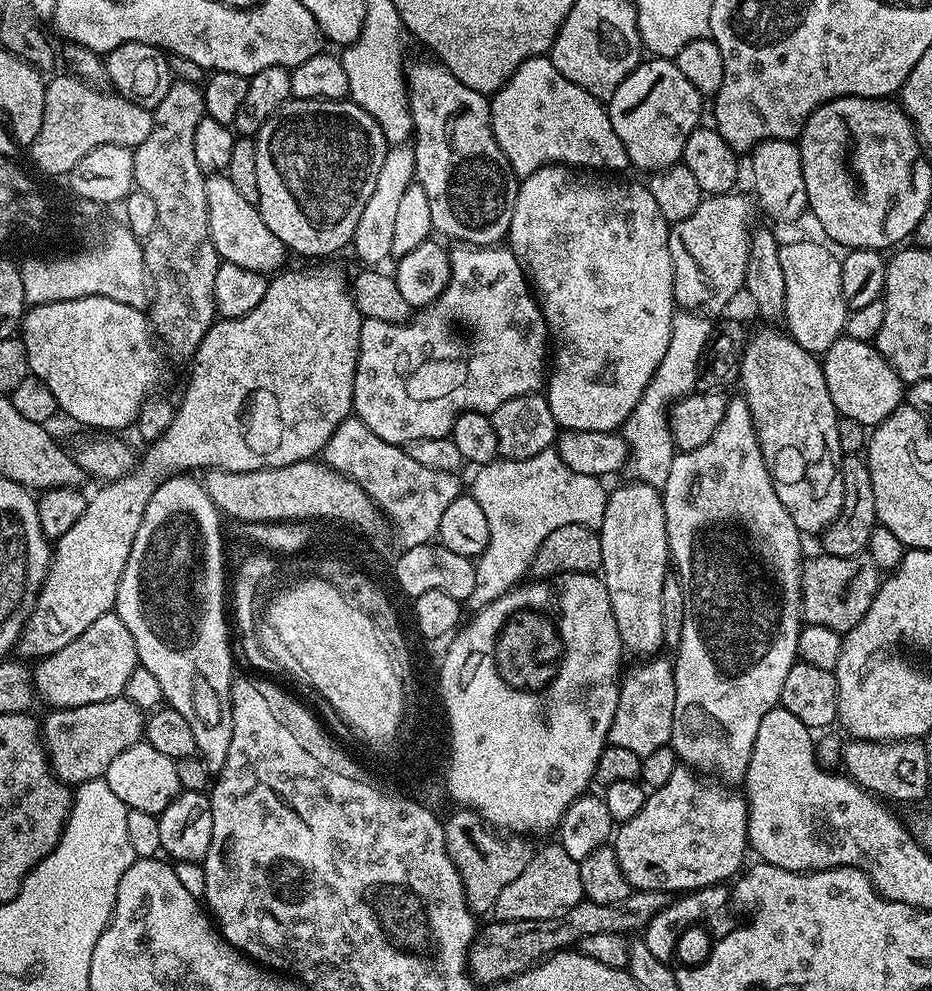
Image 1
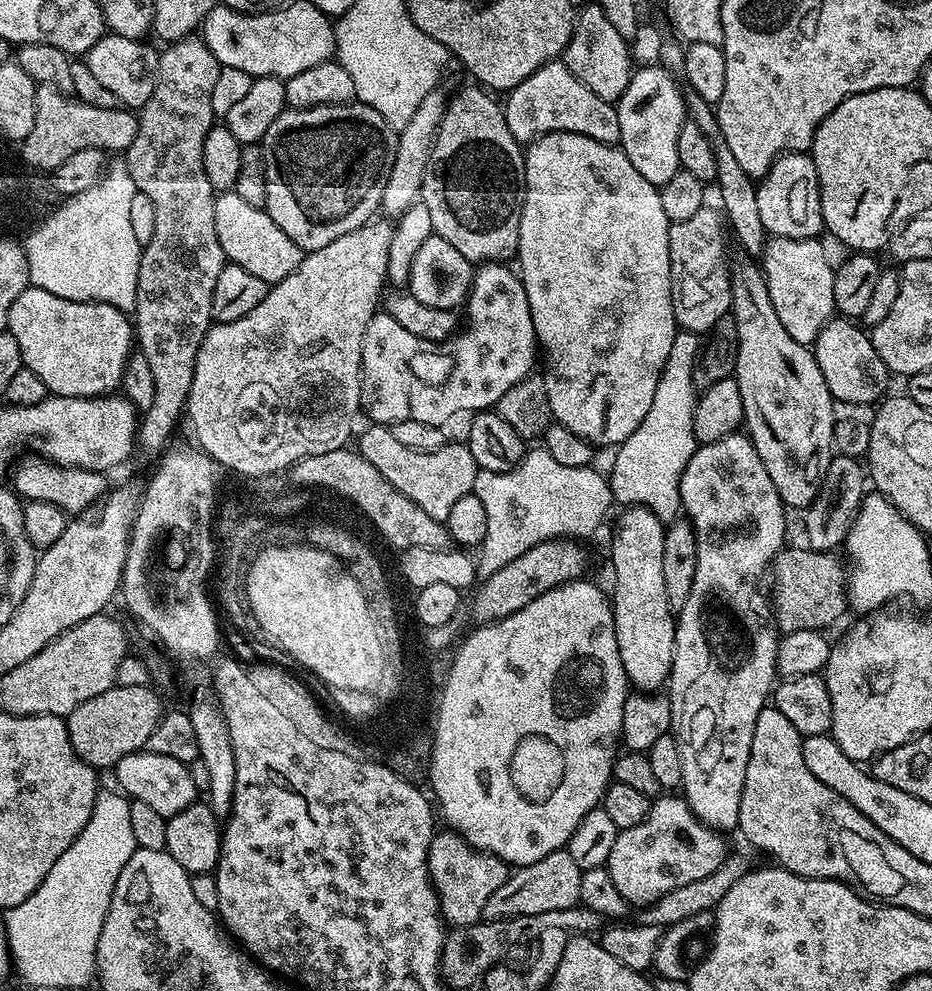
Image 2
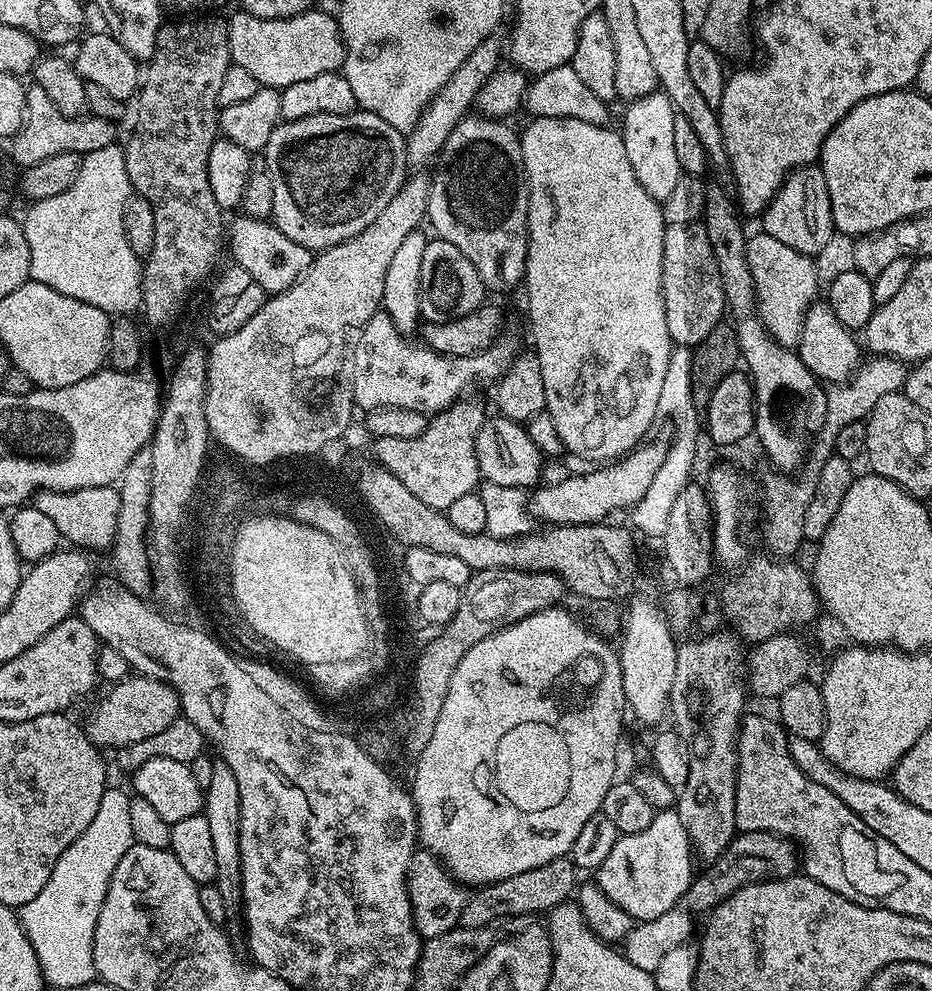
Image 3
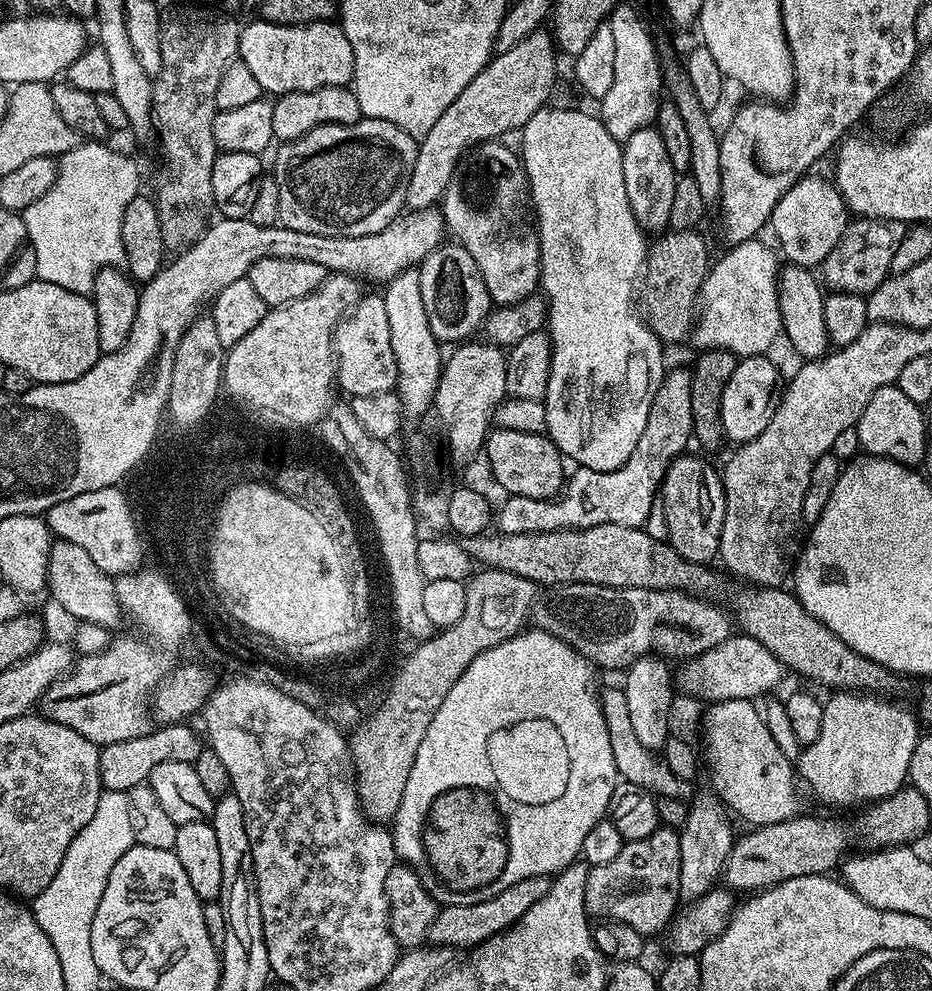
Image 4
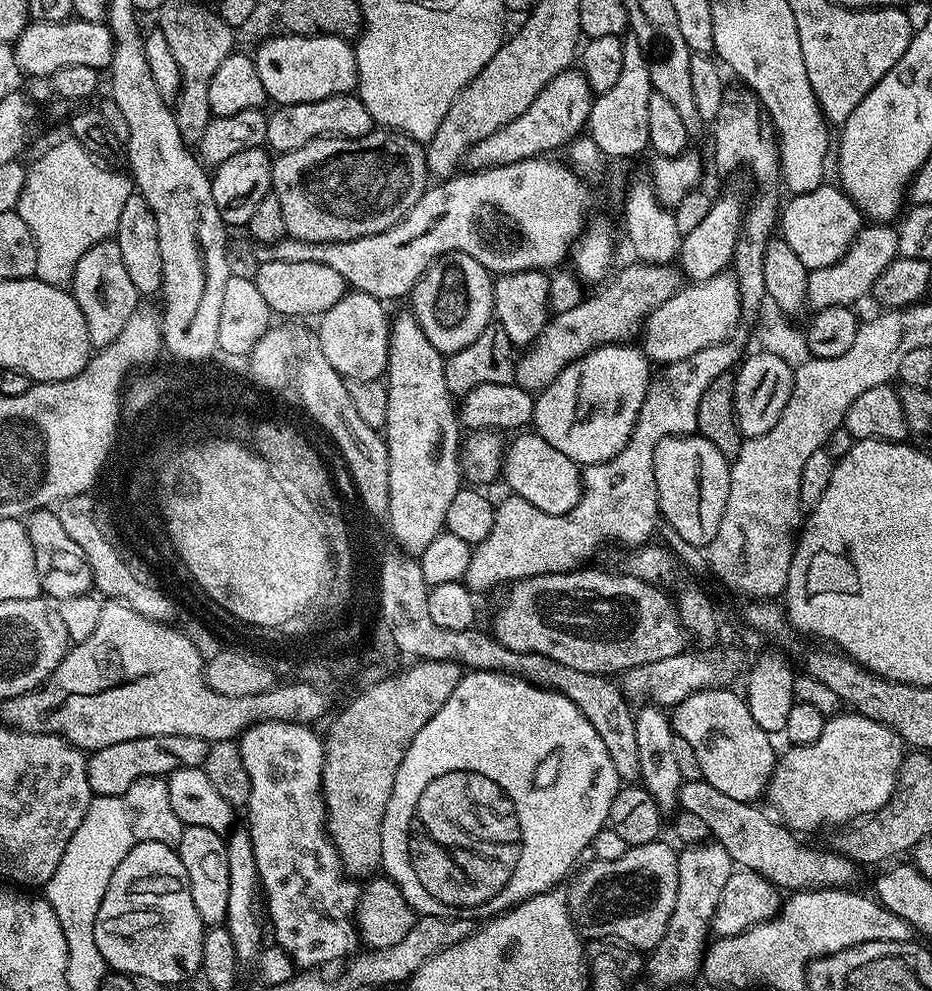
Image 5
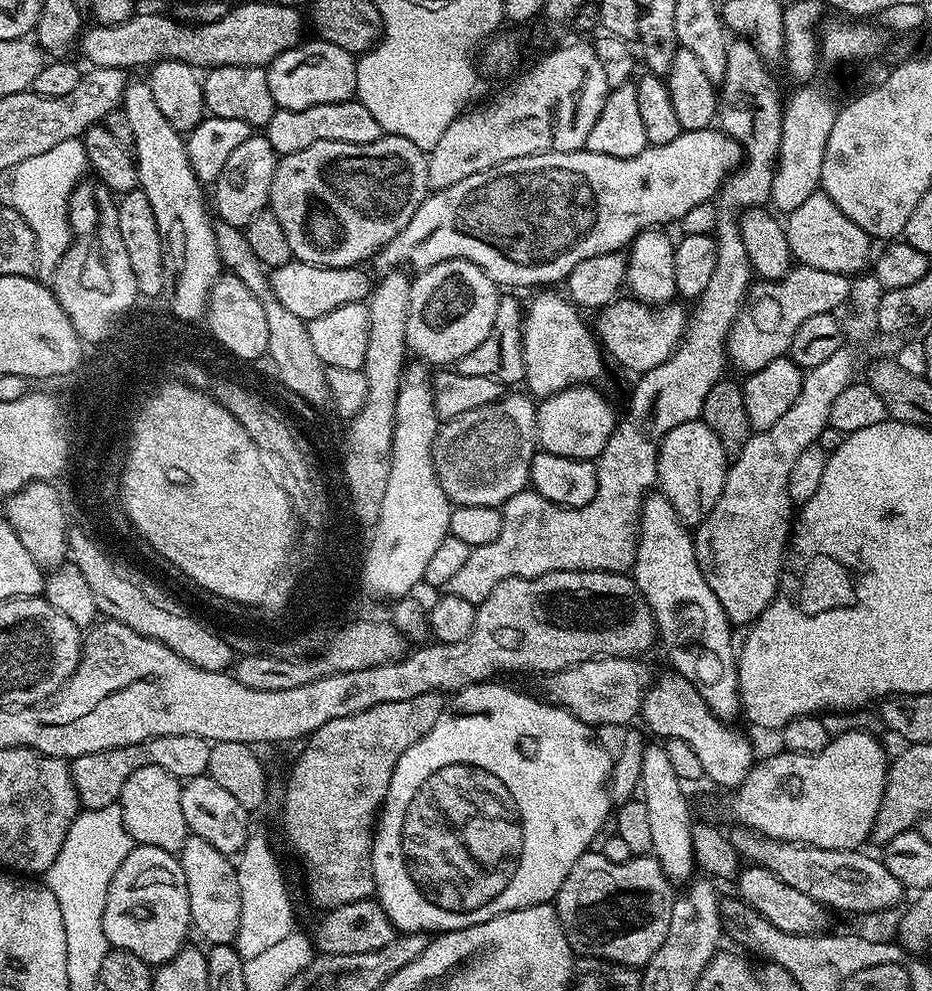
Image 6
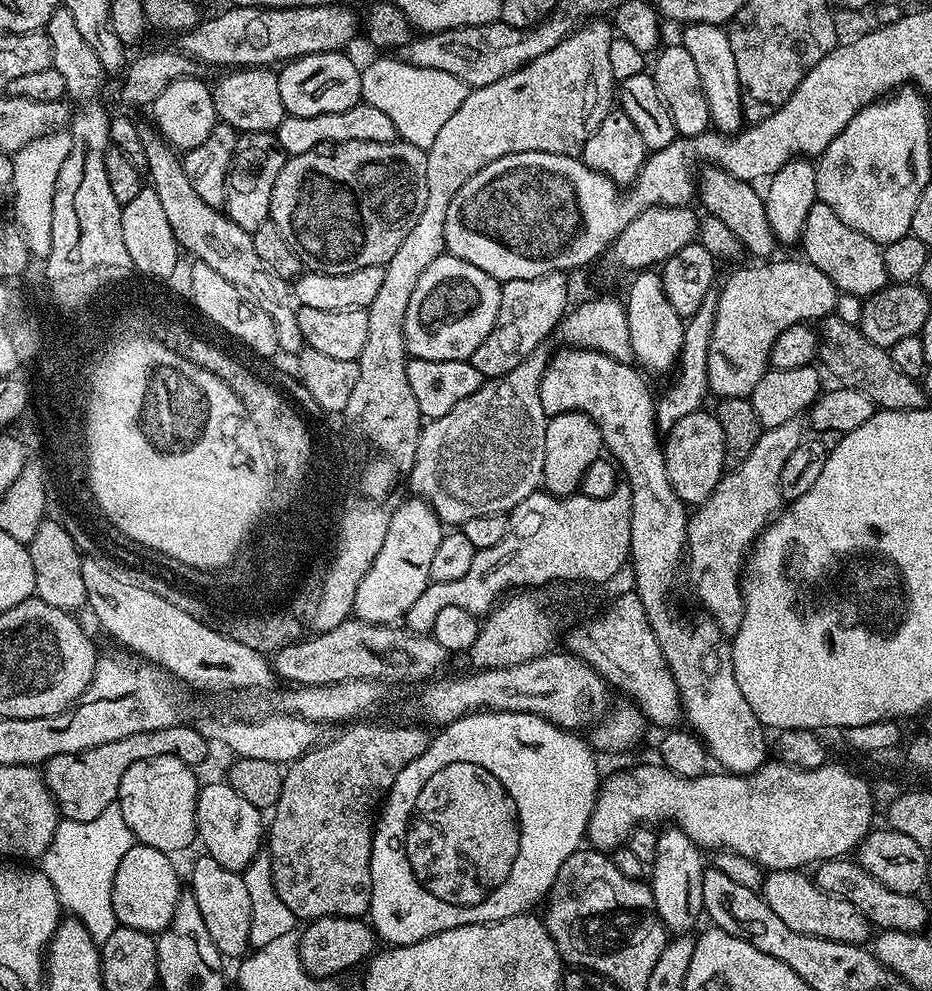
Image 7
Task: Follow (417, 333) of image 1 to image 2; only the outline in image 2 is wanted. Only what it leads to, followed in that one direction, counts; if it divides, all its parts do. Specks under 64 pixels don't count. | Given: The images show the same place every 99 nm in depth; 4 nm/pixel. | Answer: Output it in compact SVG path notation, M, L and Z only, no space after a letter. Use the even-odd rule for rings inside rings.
M484 262L475 269L472 291L466 301L468 329L465 332L457 331L451 338L441 341L438 347L435 343L407 333L390 315L377 314L372 317L366 326L360 363L360 407L363 415L369 416L369 421L385 426L403 420L444 426L451 416L459 412L472 414L499 405L502 394L506 394L510 386L530 375L533 371L532 363L538 360L534 318L530 314L524 281L508 267L504 262Z

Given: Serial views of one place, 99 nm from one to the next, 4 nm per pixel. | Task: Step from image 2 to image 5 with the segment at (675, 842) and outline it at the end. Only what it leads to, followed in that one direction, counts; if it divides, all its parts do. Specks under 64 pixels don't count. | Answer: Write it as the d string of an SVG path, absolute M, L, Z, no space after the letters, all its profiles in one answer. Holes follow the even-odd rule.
M659 839L649 844L628 848L626 854L622 854L622 858L618 858L614 862L602 862L601 860L593 859L591 861L592 864L586 865L584 869L581 867L575 873L575 876L577 875L576 881L570 886L567 885L566 888L568 893L568 913L572 916L572 923L575 924L577 932L580 933L585 941L608 940L604 942L616 942L612 940L621 940L624 944L633 944L641 954L651 952L652 949L658 946L658 942L662 942L662 934L666 934L666 926L670 926L670 914L674 914L674 898L678 898L678 862L676 861L678 852L677 849L674 850L670 845L664 843L663 839Z

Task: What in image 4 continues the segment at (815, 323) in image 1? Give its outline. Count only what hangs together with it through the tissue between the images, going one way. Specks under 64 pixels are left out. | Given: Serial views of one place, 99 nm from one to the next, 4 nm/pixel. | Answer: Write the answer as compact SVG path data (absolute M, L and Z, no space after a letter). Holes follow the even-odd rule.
M757 238L741 244L733 244L717 264L715 261L709 267L708 277L700 288L698 315L690 337L691 343L697 344L697 349L724 348L728 352L733 352L737 358L762 356L771 353L772 343L778 338L781 339L783 322L776 289L781 265L776 264L775 254L762 241L763 239Z

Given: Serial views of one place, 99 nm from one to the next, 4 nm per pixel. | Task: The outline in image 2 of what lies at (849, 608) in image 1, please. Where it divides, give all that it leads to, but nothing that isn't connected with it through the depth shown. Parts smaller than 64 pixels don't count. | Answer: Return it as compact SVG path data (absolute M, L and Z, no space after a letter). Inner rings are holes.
M807 546L781 548L770 569L770 603L774 613L774 624L781 633L794 630L828 630L828 627L849 607L846 591L846 572L840 569L840 560L832 552L814 552Z

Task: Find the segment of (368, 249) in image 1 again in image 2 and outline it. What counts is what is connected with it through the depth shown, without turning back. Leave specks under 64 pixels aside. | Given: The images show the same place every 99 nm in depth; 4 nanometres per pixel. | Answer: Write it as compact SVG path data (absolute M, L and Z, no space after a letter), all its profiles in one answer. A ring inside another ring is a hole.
M433 90L418 102L410 122L406 122L404 128L399 129L396 138L396 157L394 166L390 170L390 178L386 182L386 190L382 194L381 209L385 215L398 216L402 214L409 205L417 203L420 196L420 187L424 185L424 171L428 165L428 159L432 153L432 147L436 141L436 132L448 109L449 97L443 96L440 90Z

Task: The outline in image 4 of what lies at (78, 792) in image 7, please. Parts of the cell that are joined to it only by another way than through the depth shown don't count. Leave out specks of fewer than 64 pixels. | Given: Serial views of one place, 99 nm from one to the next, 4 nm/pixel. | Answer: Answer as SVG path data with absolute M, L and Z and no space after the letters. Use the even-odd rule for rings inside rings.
M181 722L179 724L166 724L153 727L152 731L147 732L145 736L138 738L126 738L122 742L106 744L100 748L100 787L110 792L130 791L134 786L145 783L148 776L162 762L186 762L195 764L198 754L202 747L202 736L199 731L191 728L191 723Z

